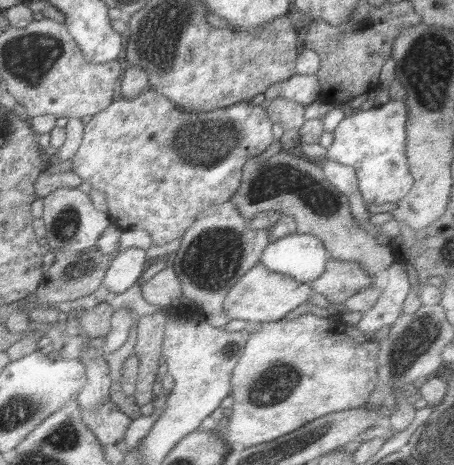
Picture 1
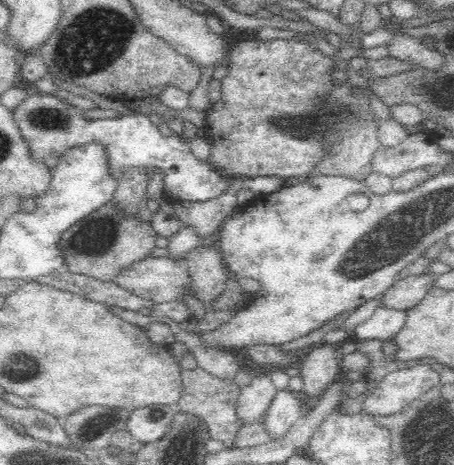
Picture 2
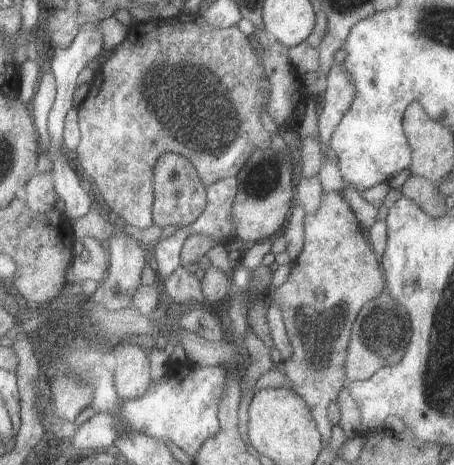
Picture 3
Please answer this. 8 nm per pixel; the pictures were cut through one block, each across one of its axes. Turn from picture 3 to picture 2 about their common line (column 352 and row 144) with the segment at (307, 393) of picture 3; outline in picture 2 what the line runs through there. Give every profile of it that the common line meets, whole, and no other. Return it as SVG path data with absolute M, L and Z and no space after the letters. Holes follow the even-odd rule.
M240 40L230 48L226 62L228 76L222 80L222 96L210 106L200 132L212 144L208 162L220 166L216 172L224 172L224 178L274 176L288 180L306 176L328 156L328 132L340 122L348 132L352 124L376 120L368 114L356 114L350 104L342 108L336 102L336 86L342 82L332 78L332 70L338 68L310 44Z

